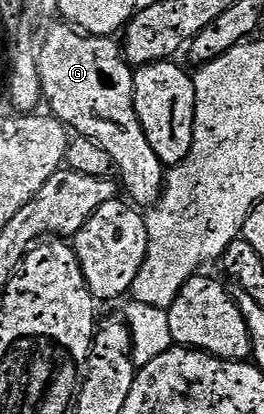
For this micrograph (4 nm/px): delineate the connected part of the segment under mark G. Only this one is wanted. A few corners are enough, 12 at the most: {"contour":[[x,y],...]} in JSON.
{"contour":[[49,27],[36,54],[51,116],[110,155],[133,206],[166,166],[112,37]]}

